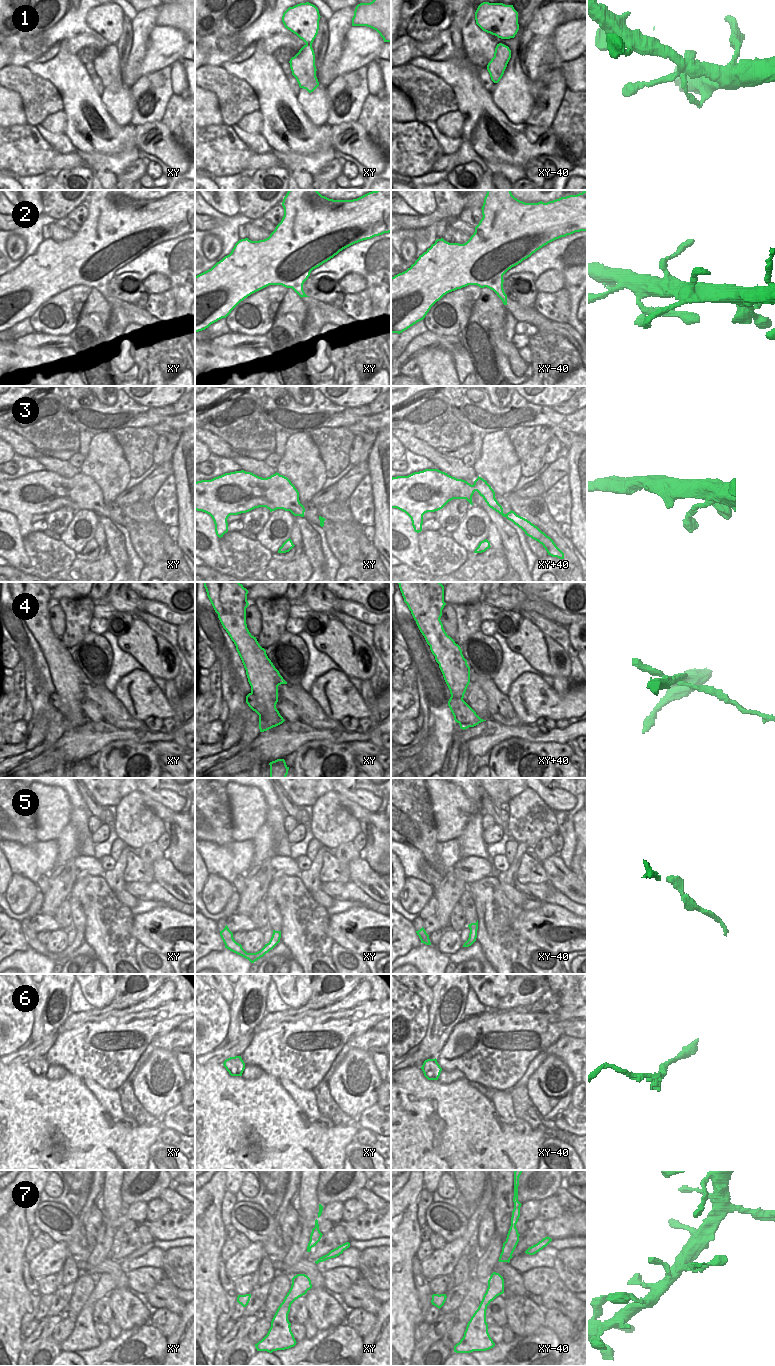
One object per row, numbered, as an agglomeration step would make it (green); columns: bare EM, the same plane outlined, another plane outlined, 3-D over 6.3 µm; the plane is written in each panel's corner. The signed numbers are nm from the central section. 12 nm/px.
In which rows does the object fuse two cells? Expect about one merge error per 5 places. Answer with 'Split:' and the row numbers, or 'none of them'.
Split: 4

